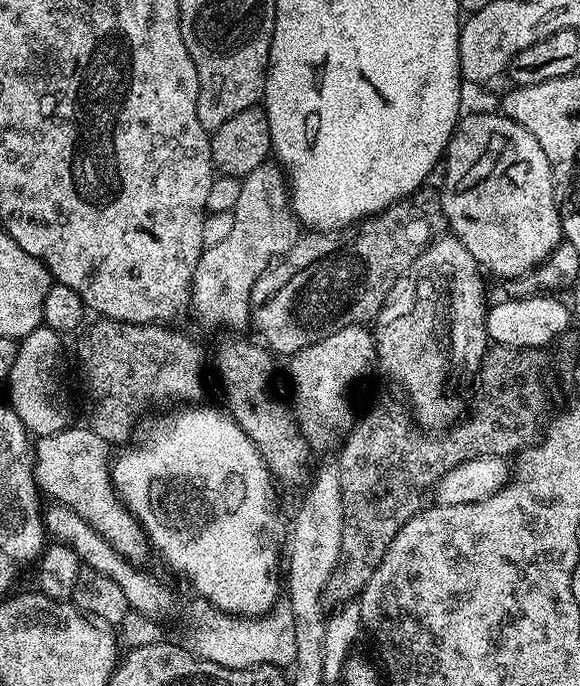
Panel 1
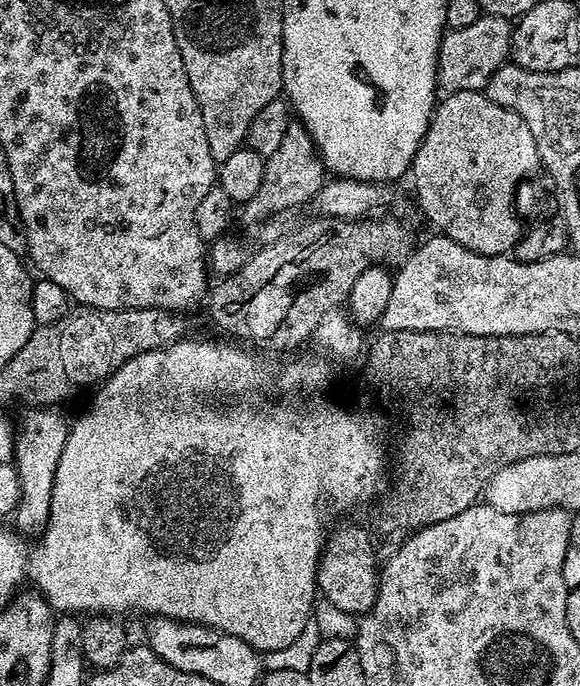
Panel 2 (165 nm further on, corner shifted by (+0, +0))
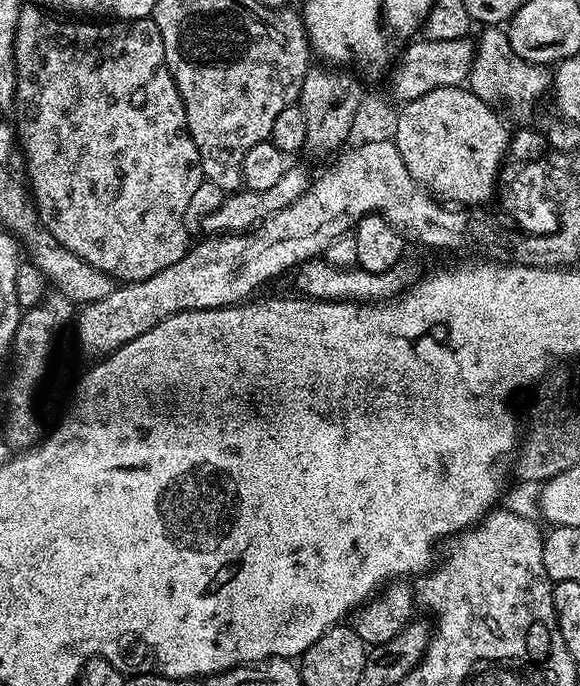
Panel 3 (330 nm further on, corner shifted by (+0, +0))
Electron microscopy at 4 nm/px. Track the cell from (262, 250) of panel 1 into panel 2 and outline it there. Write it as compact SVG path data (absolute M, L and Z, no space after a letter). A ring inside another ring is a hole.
M289 119L286 138L282 138L278 150L274 150L274 154L265 159L262 186L258 186L258 194L254 194L254 198L243 205L242 212L250 223L256 224L267 216L276 216L279 212L288 212L291 208L302 207L303 204L311 205L316 195L324 189L325 183L324 160L320 157L311 134L299 119Z

